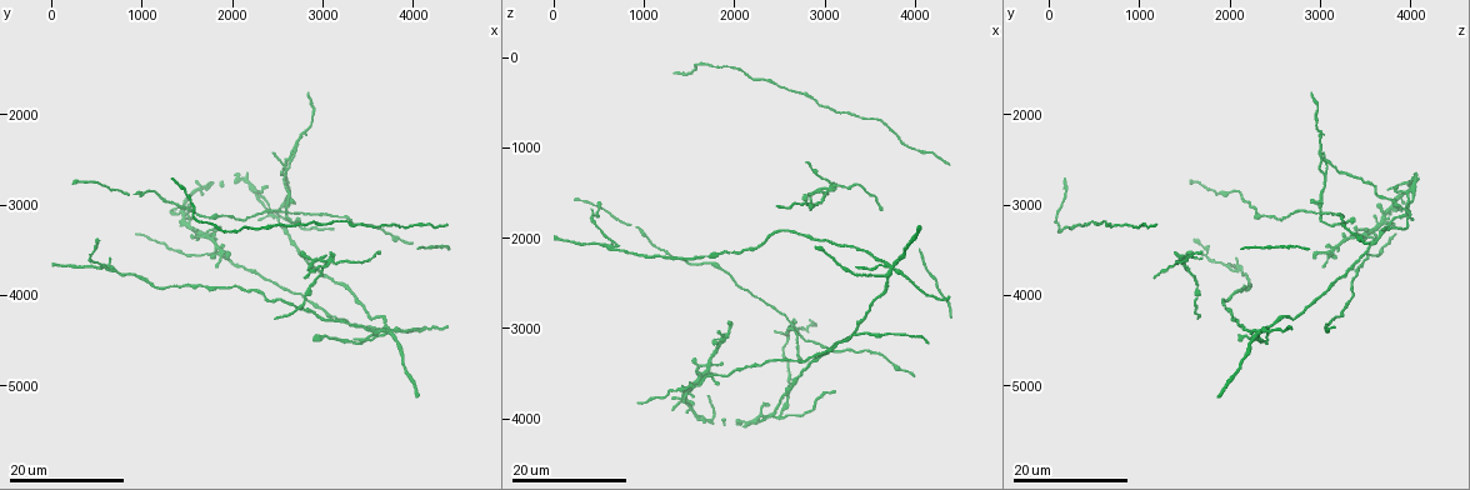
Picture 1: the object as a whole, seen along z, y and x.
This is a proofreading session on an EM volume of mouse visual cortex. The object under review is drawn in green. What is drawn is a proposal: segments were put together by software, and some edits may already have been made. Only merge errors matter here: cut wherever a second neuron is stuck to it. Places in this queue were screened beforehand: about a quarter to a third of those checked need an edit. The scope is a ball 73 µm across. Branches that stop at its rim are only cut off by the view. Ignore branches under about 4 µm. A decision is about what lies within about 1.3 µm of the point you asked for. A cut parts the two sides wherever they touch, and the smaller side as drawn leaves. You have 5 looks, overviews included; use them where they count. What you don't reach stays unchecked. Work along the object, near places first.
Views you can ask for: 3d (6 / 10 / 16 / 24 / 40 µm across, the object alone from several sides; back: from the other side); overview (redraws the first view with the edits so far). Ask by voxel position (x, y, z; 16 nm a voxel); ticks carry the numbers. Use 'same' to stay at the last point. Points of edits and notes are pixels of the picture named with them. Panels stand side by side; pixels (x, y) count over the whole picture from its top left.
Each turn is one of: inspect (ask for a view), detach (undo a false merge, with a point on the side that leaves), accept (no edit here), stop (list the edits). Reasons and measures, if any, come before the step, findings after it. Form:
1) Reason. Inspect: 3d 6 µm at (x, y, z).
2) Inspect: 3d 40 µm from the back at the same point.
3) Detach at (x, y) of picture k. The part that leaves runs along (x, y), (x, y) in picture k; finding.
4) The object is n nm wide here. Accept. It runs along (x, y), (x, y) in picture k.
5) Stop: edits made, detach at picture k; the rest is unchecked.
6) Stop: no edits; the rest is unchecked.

Calibre changes. Inspect: 3d 24 µm at (1900, 3150, 2350).

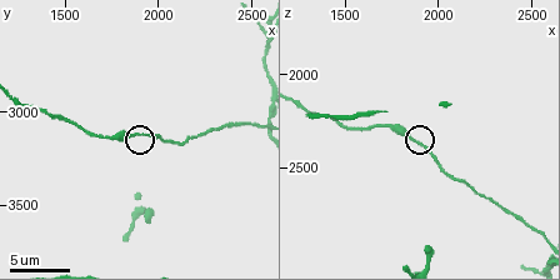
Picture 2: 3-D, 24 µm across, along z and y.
Inspect: 3d 6 µm at (1860, 3120, 2340).

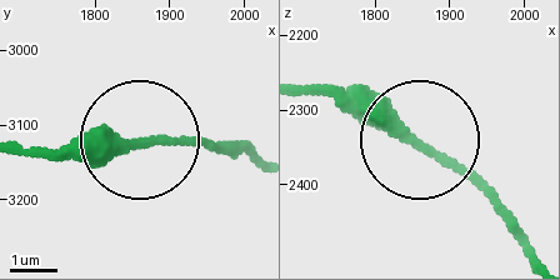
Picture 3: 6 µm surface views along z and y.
The object is 220 nm wide here. Accept. It runs along (254, 148), (39, 144) in picture 3; one neuron here.

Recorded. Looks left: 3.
Sudden change in width. Inspect: 3d 16 µm at (950, 2850, 1900).

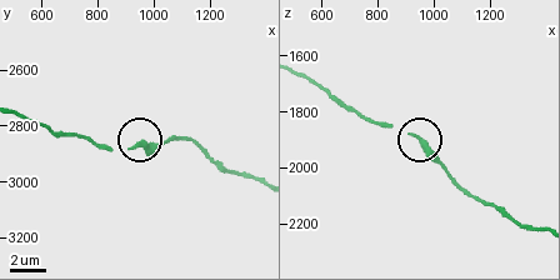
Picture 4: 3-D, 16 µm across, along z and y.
Inspect: 3d 6 µm at (940, 2870, 1900).

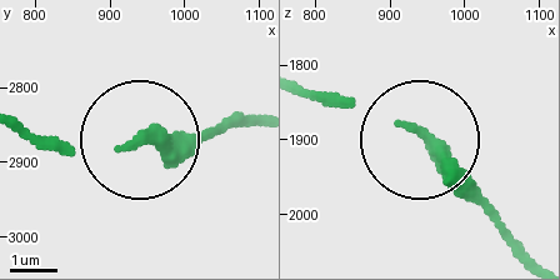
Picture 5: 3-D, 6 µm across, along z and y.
Inspect: 3d 6 µm from the back at (945, 2865, 1900).

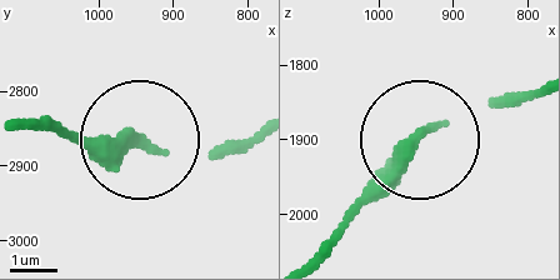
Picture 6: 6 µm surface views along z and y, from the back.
Accept. It runs along (306, 258), (403, 150), (518, 94) in picture 6; continuous, no second neuron.

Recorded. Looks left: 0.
Stop: no edits; the rest is unchecked.

